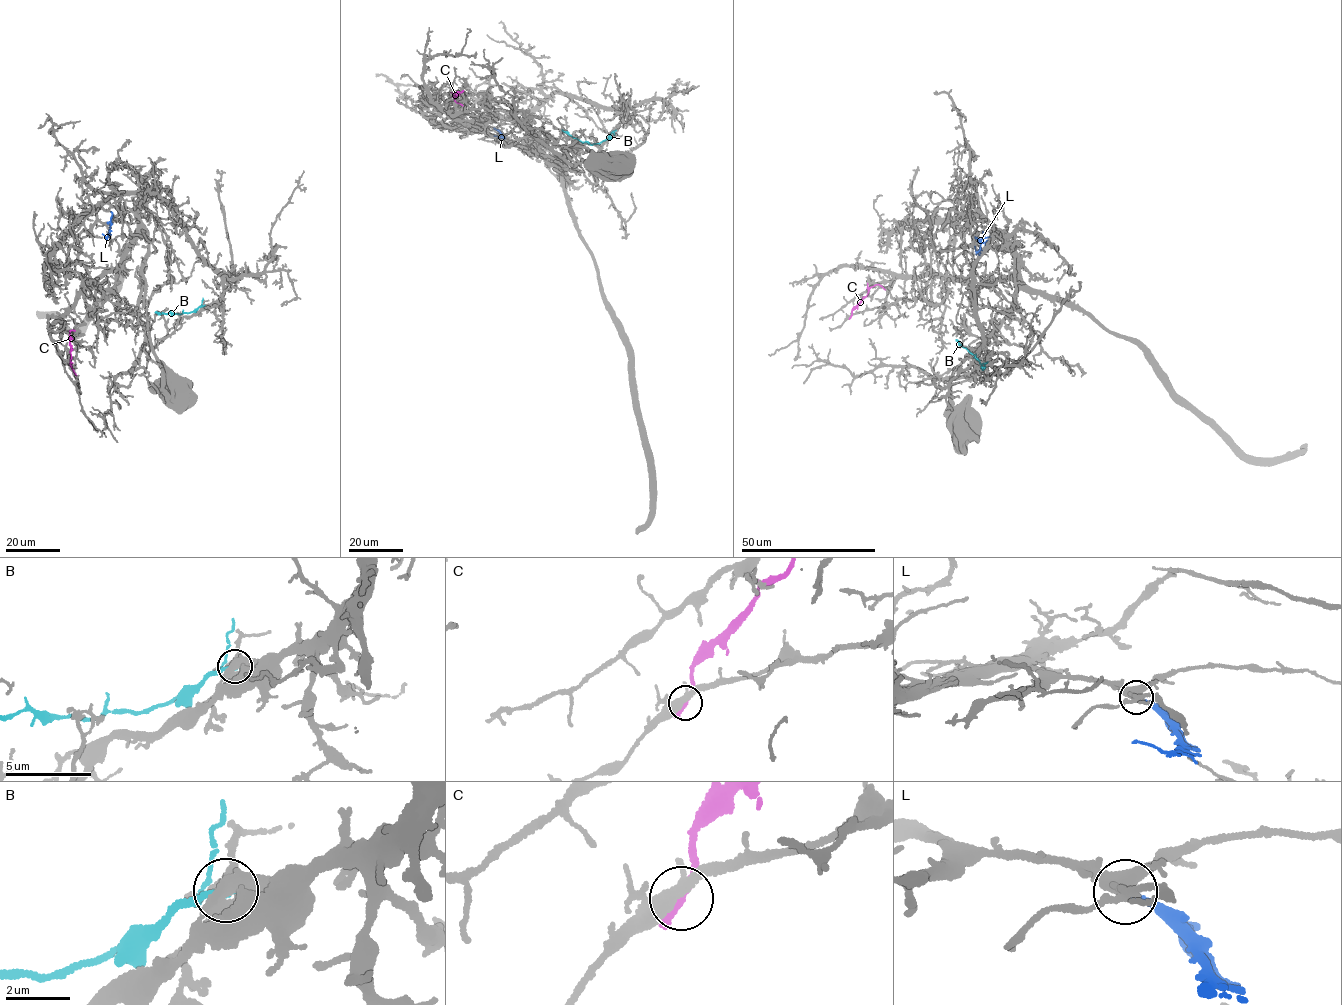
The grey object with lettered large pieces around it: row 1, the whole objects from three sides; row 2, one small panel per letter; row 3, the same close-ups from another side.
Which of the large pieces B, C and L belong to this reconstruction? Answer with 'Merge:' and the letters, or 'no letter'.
Merge: L

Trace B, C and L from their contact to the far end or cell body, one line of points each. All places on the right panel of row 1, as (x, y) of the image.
B: (982, 366), (974, 354), (956, 339)
C: (851, 316), (870, 288), (877, 284), (885, 289)
L: (975, 237), (980, 250), (976, 251), (975, 246)

